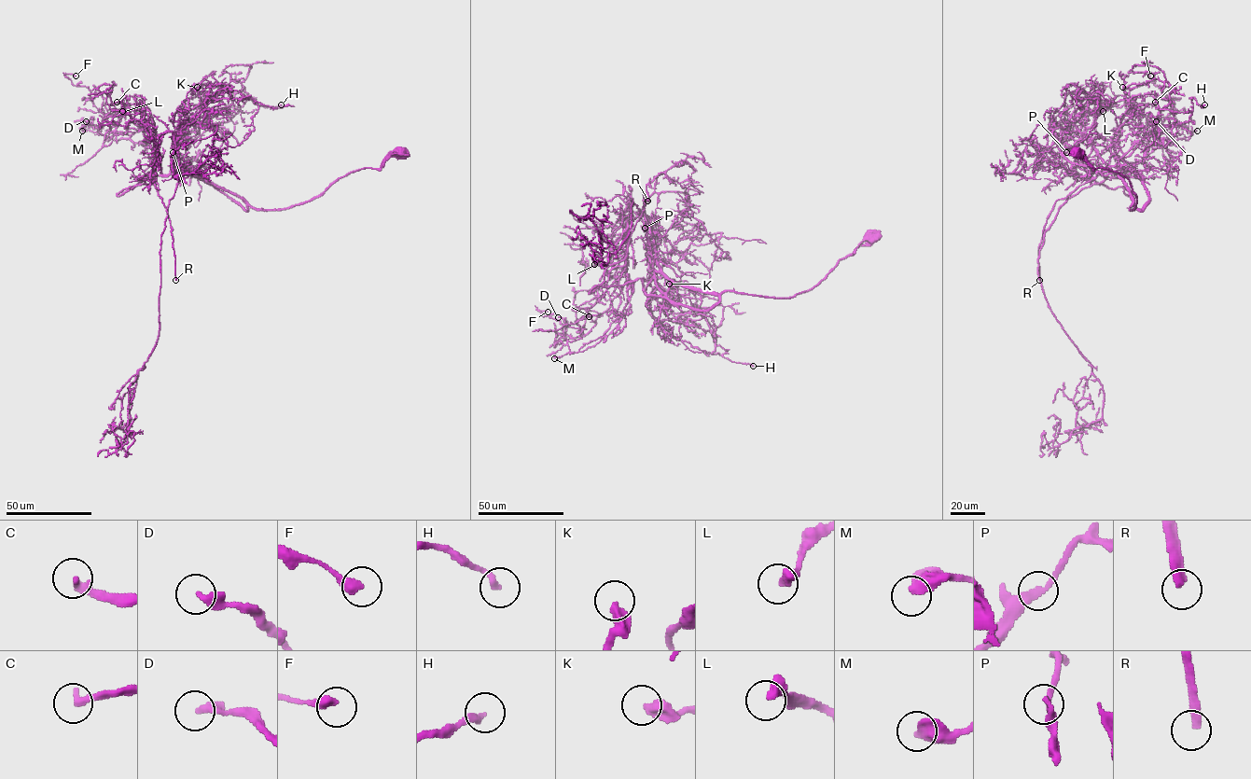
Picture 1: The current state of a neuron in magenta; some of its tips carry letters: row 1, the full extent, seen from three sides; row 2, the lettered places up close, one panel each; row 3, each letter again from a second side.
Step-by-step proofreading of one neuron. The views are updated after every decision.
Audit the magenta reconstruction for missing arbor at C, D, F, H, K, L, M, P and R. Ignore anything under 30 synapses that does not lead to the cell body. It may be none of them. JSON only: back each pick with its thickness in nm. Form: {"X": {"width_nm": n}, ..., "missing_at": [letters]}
{"C": {"width_nm": 320}, "R": {"width_nm": 360}, "missing_at": ["C", "R"]}

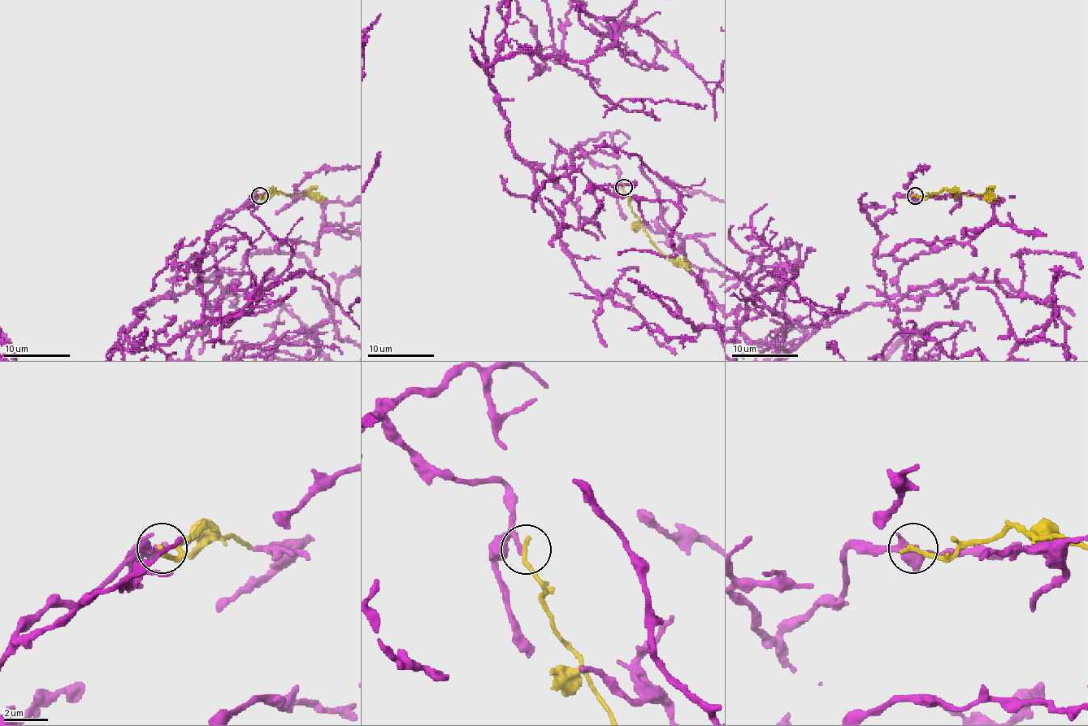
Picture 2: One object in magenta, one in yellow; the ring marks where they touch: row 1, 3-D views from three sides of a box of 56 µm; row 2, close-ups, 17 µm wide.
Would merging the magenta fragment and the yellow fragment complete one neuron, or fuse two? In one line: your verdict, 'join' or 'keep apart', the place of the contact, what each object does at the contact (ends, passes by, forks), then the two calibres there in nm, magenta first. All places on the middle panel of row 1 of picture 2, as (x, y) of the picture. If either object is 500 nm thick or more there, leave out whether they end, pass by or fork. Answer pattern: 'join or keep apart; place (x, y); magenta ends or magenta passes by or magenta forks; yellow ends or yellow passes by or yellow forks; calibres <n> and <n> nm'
keep apart; place (623, 187); magenta passes by; yellow ends; calibres 170 and 240 nm

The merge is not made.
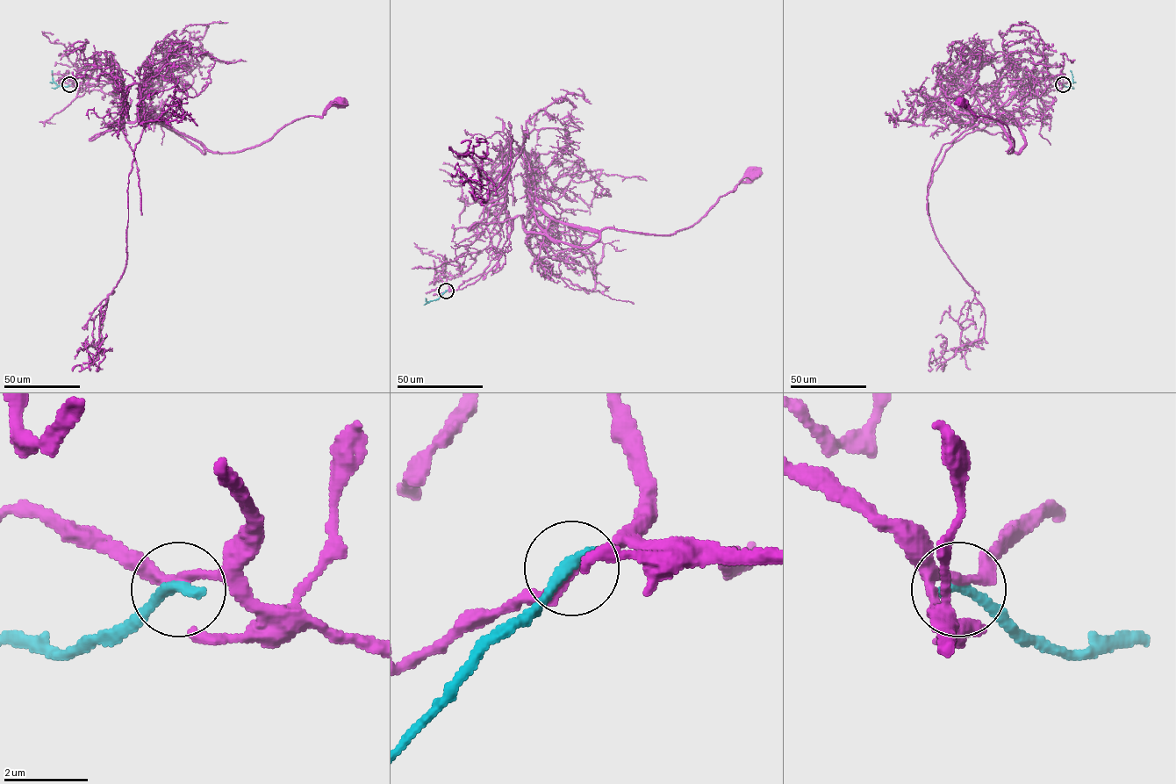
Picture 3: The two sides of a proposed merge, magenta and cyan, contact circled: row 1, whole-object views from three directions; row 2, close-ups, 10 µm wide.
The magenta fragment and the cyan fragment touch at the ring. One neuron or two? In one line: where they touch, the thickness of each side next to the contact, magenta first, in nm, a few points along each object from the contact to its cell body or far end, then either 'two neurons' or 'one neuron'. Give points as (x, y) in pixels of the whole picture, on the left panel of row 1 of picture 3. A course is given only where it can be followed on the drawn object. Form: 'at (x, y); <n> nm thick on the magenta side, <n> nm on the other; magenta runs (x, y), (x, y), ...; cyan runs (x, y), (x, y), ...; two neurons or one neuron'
at (69, 84); 240 nm thick on the magenta side, 340 nm on the other; magenta runs (69, 84), (118, 97), (130, 121), (157, 120), (219, 153), (256, 147), (340, 103); cyan runs (69, 84), (58, 85), (53, 81), (52, 70); two neurons

